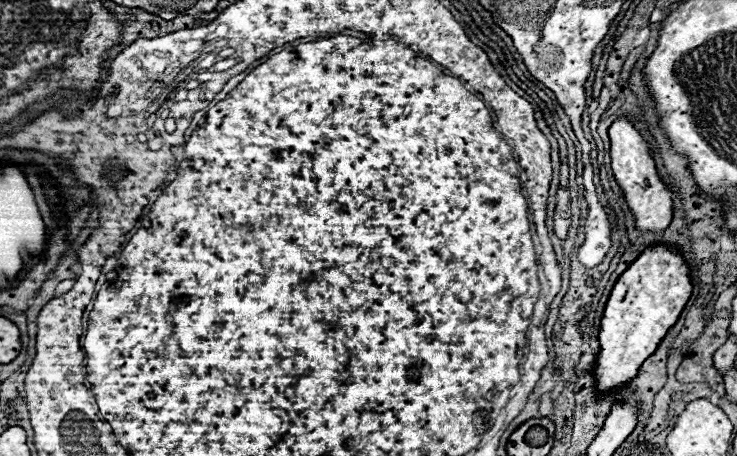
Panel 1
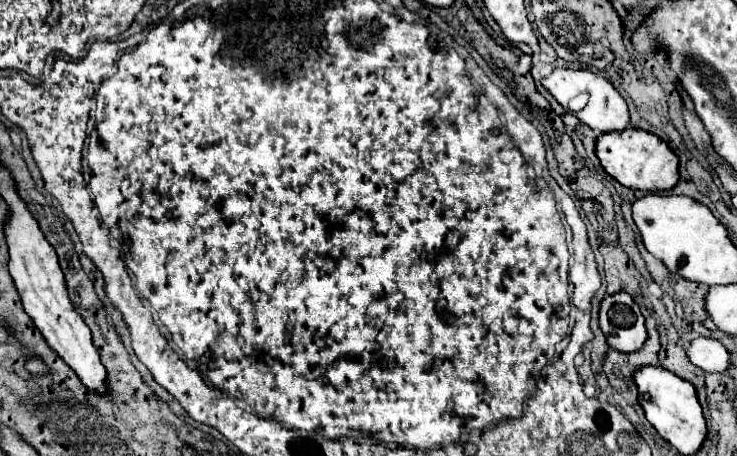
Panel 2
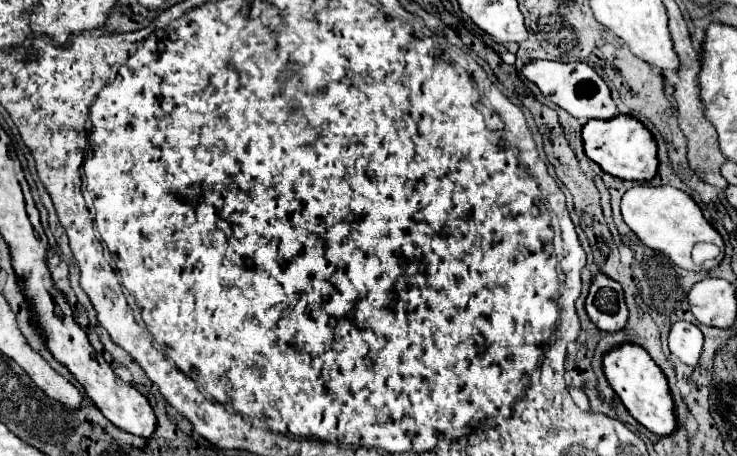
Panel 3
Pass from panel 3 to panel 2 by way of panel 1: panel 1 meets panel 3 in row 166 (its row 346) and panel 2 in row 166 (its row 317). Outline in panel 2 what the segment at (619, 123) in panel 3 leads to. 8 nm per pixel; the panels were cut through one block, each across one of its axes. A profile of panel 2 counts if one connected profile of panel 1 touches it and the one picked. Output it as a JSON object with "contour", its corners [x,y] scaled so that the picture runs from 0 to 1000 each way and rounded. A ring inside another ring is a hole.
{"contour":[[[849,281],[844,289],[822,289],[811,298],[809,342],[817,368],[830,390],[836,390],[844,408],[858,412],[858,417],[871,417],[871,421],[912,417],[923,395],[920,342],[912,333],[912,325],[901,307],[874,285]]]}

